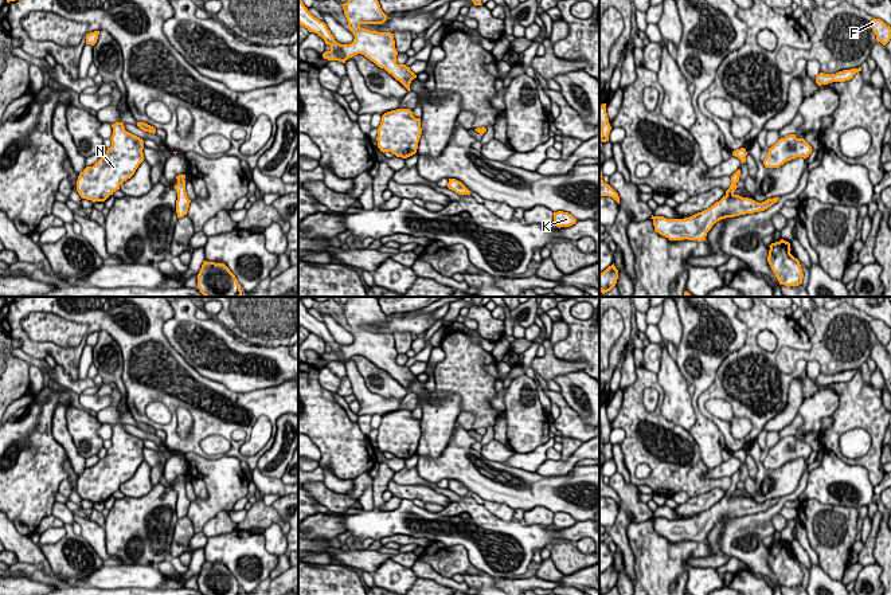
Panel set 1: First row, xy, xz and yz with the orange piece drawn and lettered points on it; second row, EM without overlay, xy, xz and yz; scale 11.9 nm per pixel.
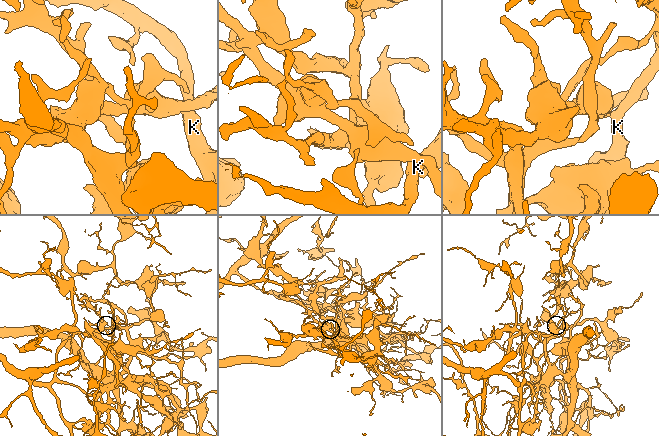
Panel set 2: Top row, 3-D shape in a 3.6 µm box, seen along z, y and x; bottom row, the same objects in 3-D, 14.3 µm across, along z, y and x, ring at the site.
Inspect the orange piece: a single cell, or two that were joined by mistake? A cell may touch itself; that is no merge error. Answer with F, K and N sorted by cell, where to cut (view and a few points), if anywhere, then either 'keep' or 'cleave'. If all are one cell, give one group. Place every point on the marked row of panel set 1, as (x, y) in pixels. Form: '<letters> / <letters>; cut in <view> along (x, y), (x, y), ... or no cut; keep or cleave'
F K / N; cut in xz along (342, 44), (336, 51), (331, 50); cleave

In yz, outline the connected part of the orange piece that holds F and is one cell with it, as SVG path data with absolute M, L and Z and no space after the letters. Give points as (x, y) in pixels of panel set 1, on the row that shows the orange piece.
M875 17L869 21L869 26L876 35L876 40L886 46L891 39L891 27Z

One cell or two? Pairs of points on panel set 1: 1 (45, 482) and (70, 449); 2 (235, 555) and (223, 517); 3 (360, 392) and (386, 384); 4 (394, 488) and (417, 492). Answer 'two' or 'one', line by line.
1: two
2: two
3: two
4: one

